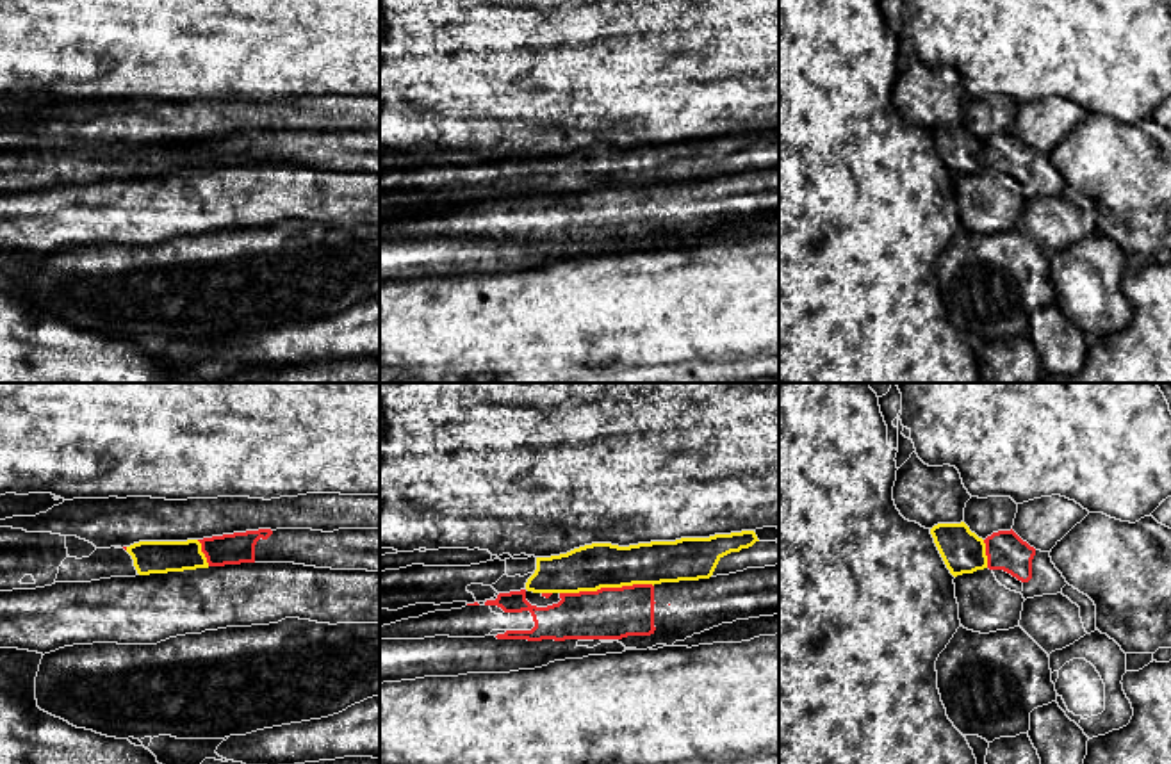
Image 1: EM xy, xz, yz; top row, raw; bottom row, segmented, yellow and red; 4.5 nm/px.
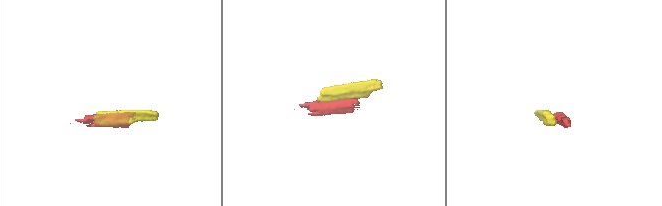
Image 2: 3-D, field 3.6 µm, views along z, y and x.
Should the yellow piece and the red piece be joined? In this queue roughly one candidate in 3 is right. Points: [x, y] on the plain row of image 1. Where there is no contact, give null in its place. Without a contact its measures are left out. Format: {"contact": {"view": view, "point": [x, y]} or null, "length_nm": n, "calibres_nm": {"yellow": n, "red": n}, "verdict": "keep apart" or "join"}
{"contact": {"view": "xz", "point": [606, 187]}, "length_nm": 420, "calibres_nm": {"yellow": 200, "red": 240}, "verdict": "keep apart"}

